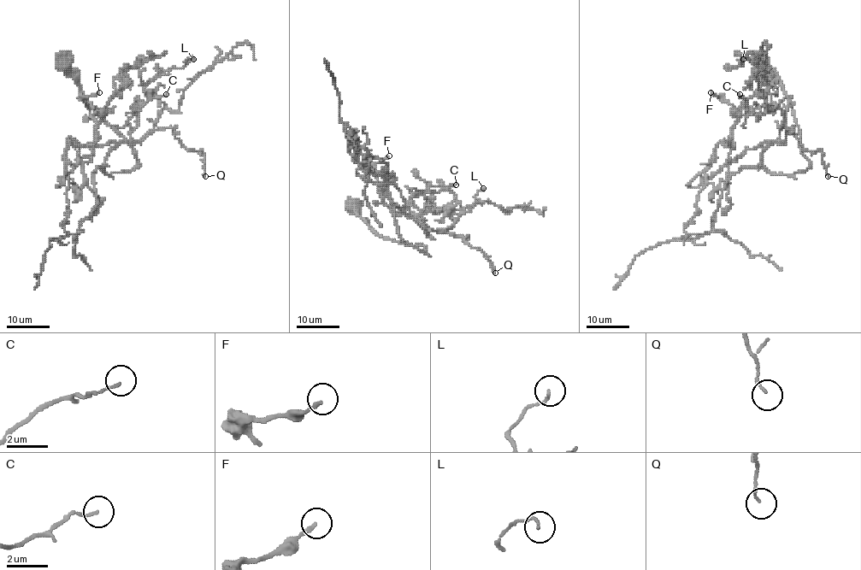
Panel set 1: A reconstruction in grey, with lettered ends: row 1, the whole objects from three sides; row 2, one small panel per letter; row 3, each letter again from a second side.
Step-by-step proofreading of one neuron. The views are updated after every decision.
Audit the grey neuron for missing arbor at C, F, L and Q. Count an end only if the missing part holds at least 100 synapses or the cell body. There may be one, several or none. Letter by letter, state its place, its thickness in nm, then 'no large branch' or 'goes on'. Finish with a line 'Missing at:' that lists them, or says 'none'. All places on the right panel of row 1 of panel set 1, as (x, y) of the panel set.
C: (740, 94) | 100 nm | no large branch
F: (710, 92) | 170 nm | no large branch
L: (743, 59) | 110 nm | no large branch
Q: (828, 176) | 110 nm | no large branch
Missing at: none

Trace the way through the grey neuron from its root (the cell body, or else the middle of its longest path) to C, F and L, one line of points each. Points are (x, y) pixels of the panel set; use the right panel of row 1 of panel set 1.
C: (763, 61), (789, 101), (805, 171), (772, 173), (762, 163), (788, 101), (750, 114), (740, 94)
F: (763, 61), (789, 101), (805, 171), (770, 173), (767, 142), (728, 160), (724, 142), (740, 111), (710, 92)
L: (763, 61), (789, 101), (805, 171), (763, 166), (785, 122), (763, 67), (743, 59)

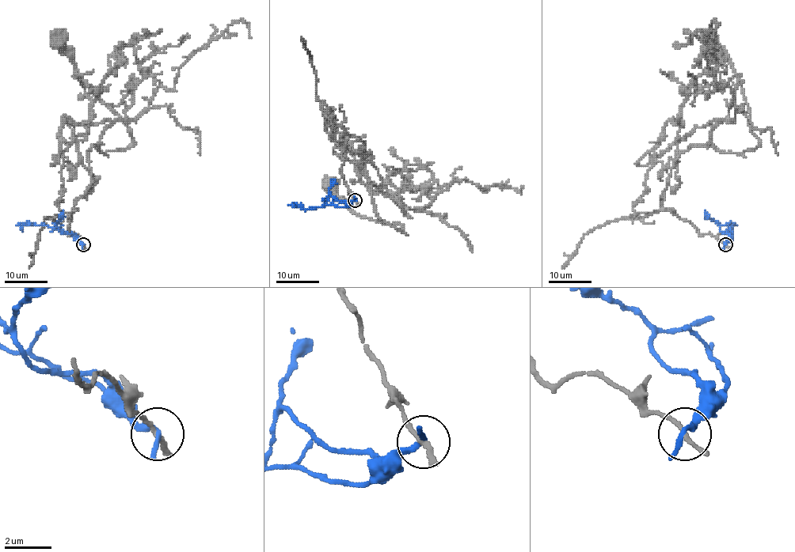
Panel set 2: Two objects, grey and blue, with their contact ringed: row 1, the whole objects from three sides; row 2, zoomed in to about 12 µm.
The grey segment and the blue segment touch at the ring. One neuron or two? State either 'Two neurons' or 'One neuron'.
Two neurons

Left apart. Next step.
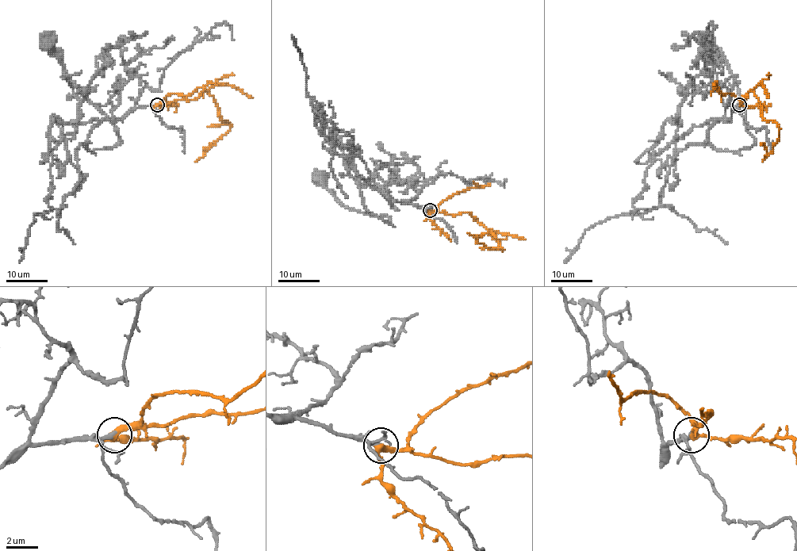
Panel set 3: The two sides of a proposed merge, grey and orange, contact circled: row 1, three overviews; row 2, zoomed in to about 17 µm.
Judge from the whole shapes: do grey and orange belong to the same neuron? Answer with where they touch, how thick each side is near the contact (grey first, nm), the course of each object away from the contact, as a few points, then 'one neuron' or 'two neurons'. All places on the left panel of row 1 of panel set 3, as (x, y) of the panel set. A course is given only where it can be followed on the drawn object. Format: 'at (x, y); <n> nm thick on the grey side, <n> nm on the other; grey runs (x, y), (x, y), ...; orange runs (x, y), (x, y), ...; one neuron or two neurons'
at (157, 105); 180 nm thick on the grey side, 360 nm on the other; grey runs (157, 105), (102, 120), (92, 129), (88, 151), (113, 148), (119, 143), (113, 124), (82, 93), (44, 41); orange runs (157, 105), (195, 99), (205, 89), (214, 97), (219, 116), (230, 126), (215, 143); one neuron

